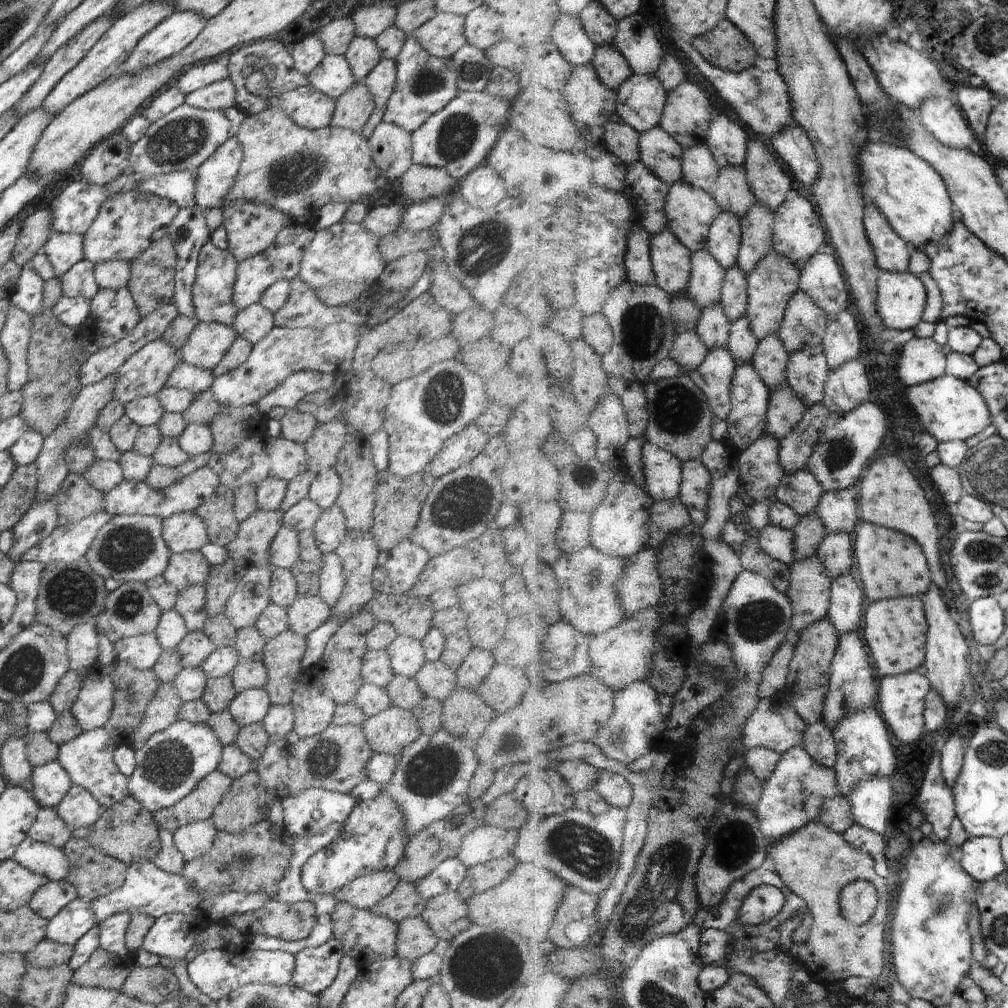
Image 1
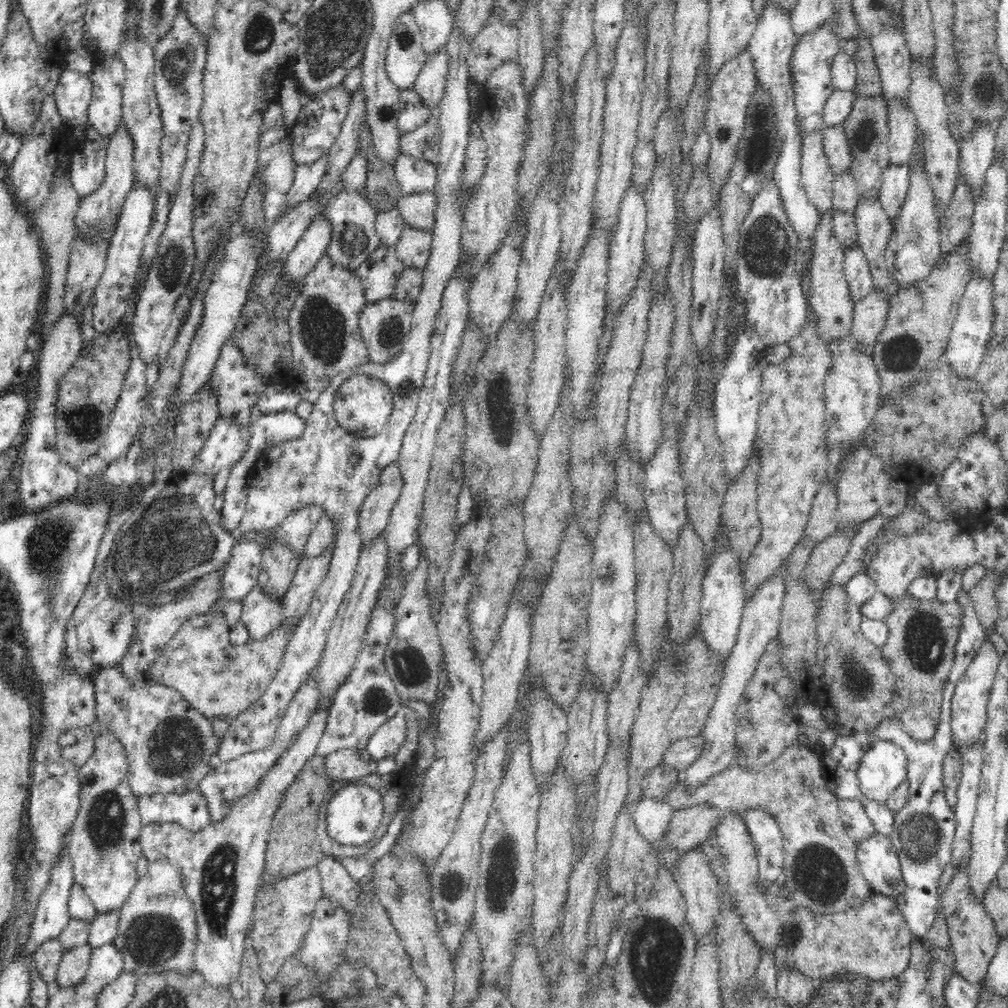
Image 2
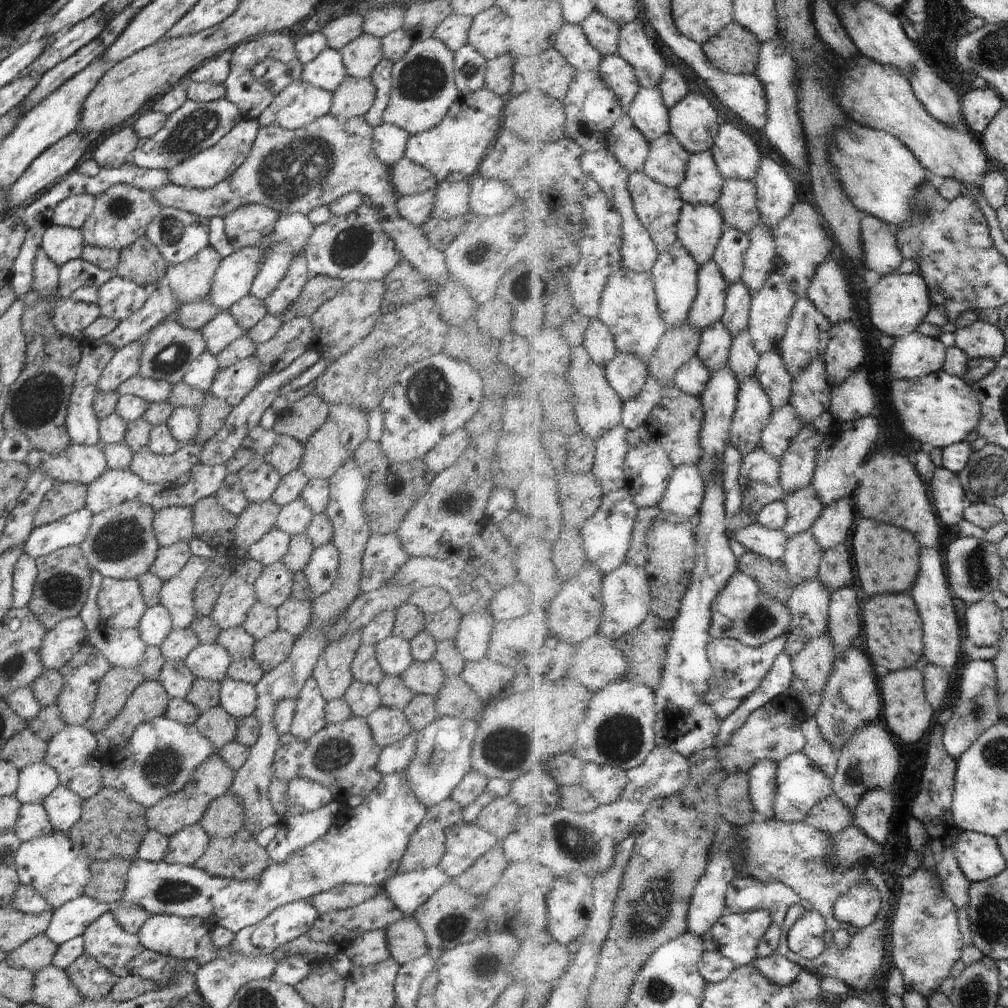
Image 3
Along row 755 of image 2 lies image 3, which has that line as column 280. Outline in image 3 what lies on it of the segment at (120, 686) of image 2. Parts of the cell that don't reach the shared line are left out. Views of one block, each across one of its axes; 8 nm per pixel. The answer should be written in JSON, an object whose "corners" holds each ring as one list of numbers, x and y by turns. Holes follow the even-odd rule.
{"corners":[[331,113,312,121,308,126,294,130,280,128,279,126,260,127,256,140,252,143,248,158,244,160,240,168,236,169,236,172,233,172,216,186,209,189,193,189,168,183,158,190,152,190,150,196,161,207,177,208,193,215,211,219,216,216,226,216,228,212,232,212,232,210,236,210,244,204,262,204,262,206,271,208,280,215,294,213,307,215,311,210,320,206,328,207,328,204,338,200,340,196,346,196,348,192,358,192,377,212,381,228,392,238,402,259,411,264,412,268,418,270,433,287,444,286,451,276,444,253,431,244,422,234,420,227,410,224,408,220,399,216,395,206,399,195,392,186,387,165,374,152,373,132,372,126,362,116,356,116,356,118,350,118,350,120,338,120]]}

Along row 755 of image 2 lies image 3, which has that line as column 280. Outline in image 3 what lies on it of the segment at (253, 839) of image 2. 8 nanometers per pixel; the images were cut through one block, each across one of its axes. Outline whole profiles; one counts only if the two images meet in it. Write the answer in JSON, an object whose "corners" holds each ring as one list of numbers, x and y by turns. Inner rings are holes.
{"corners":[[303,252,296,254,290,262,286,274,284,274,284,278,280,280,278,288,263,300,267,312,278,316,284,310,288,310,288,306,298,300,298,296,300,296,300,292,302,292,302,288,310,276,311,273,308,270]]}

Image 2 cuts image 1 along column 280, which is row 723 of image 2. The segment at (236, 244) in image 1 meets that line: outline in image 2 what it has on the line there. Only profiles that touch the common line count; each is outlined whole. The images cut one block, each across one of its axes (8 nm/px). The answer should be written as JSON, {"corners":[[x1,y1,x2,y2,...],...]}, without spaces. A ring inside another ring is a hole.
{"corners":[[212,611,187,619,164,646,164,652,156,658,146,678,150,684,178,690,192,708,208,718,218,740,232,720,266,693,281,665,286,645,296,630,296,625,280,626,264,640,250,640,234,646,228,642,228,627,224,619,223,613]]}

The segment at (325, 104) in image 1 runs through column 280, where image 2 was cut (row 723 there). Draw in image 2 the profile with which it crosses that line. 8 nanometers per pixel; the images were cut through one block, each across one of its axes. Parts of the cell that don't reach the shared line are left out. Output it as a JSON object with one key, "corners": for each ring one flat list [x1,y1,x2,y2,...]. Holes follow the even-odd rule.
{"corners":[[95,719,90,728,94,735,94,752,86,763,77,769,80,781,80,806,71,826,68,853,70,853,72,865,74,865,75,882,91,898,96,914,102,914,121,909,139,881,137,862,143,855,139,840,144,824,141,821,137,798,128,784,129,762,124,745,114,735,114,731,109,728,108,724,102,726,100,721]]}

